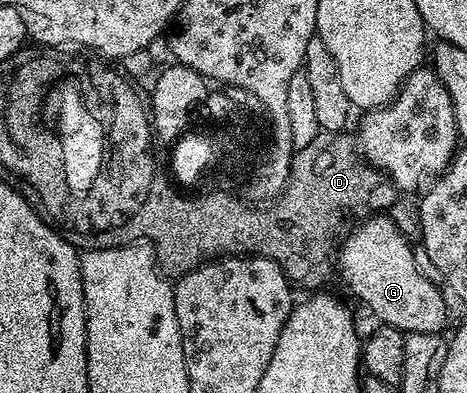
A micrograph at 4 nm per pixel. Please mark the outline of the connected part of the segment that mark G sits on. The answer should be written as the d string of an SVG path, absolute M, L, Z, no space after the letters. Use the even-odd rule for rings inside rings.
M370 215L359 221L351 233L349 230L341 238L336 250L336 269L347 287L378 316L381 324L401 329L403 334L442 333L446 325L443 290L420 275L414 245L406 242L390 215Z

